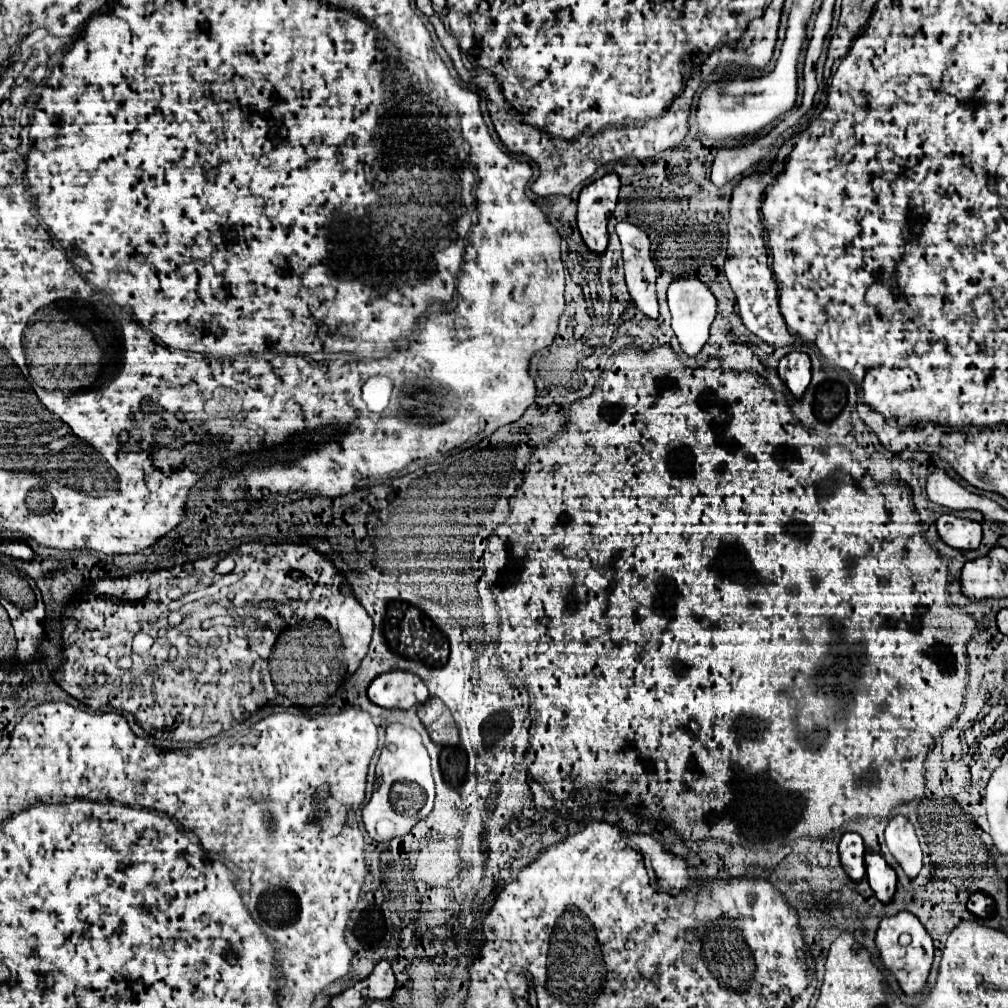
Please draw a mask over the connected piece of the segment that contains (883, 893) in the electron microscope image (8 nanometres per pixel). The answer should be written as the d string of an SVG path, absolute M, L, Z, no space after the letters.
M875 852L865 854L865 868L867 868L867 880L869 880L875 896L883 904L891 902L891 898L895 896L895 888L897 888L895 870L891 866L887 866L887 862L883 860L881 854L875 854Z

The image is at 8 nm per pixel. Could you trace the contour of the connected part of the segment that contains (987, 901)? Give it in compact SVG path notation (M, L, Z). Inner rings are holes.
M977 892L977 894L973 894L973 896L969 898L967 908L969 908L969 912L971 912L973 916L977 916L977 918L981 918L981 920L993 918L993 914L995 914L995 902L993 902L989 896L981 894L981 892Z

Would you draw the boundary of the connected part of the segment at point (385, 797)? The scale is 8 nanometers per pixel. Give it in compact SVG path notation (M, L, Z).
M389 724L385 746L377 762L377 780L371 800L363 808L363 822L369 836L377 842L391 842L395 836L405 836L411 828L429 816L435 800L435 784L431 776L429 754L421 736L403 724Z

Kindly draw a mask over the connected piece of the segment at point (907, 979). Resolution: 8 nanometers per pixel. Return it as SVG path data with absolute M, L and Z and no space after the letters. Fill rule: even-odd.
M899 912L895 916L883 918L881 926L877 930L877 936L875 936L875 944L877 944L877 950L881 954L883 966L897 978L901 990L907 996L919 996L923 986L925 986L925 982L927 982L927 978L929 978L931 964L933 964L933 950L935 950L933 948L933 940L925 932L921 922L911 912ZM901 934L909 934L911 936L911 942L907 946L899 944L899 936Z

